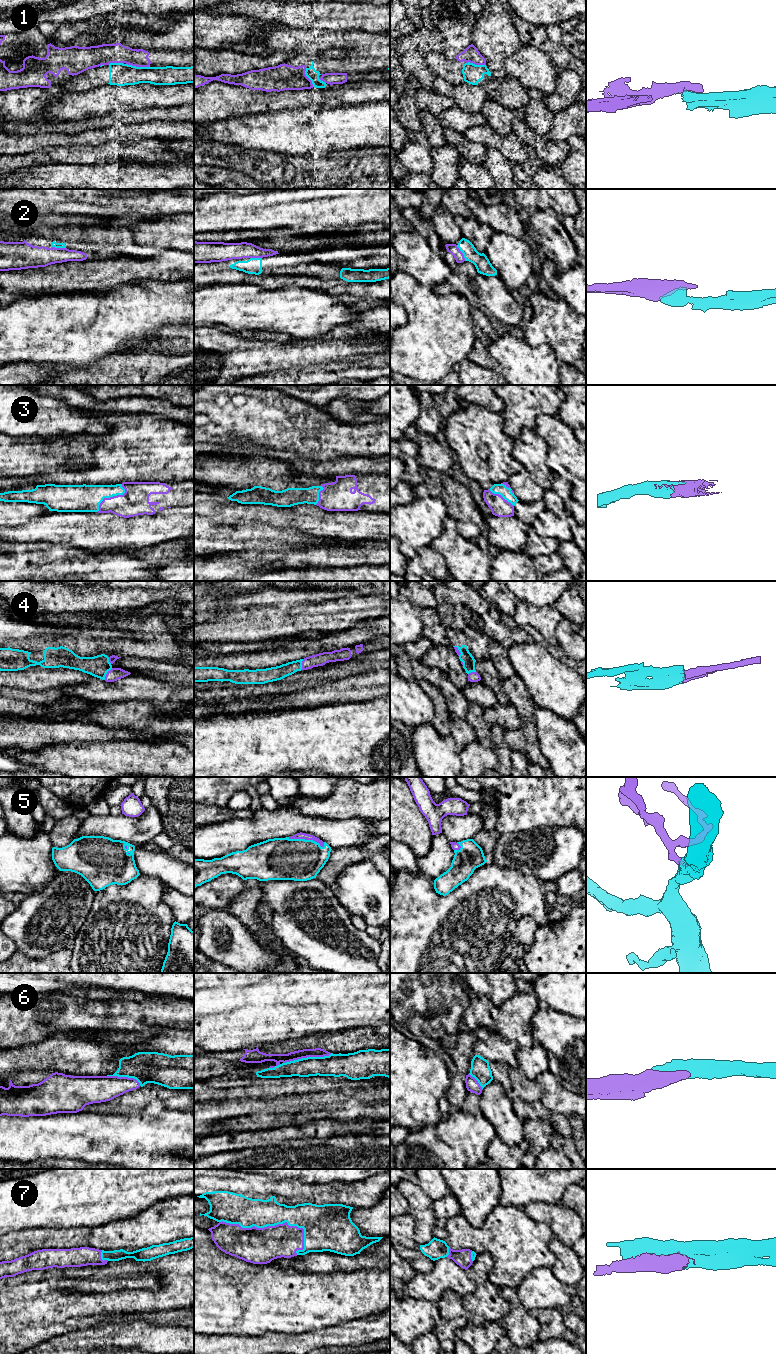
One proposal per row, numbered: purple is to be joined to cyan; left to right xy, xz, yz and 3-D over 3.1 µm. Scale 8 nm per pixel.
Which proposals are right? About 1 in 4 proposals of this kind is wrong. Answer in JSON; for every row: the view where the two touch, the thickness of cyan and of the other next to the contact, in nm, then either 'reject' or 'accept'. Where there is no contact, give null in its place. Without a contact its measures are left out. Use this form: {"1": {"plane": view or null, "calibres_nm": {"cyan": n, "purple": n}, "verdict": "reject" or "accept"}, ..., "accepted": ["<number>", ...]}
{"1": {"plane": "xy", "calibres_nm": {"cyan": 180, "purple": 160}, "verdict": "reject"}, "2": {"plane": "yz", "calibres_nm": {"cyan": 120, "purple": 80}, "verdict": "accept"}, "3": {"plane": "xy", "calibres_nm": {"cyan": 220, "purple": 220}, "verdict": "accept"}, "4": {"plane": "xy", "calibres_nm": {"cyan": 170, "purple": 100}, "verdict": "accept"}, "5": {"plane": "xz", "calibres_nm": {"cyan": 340, "purple": 50}, "verdict": "accept"}, "6": {"plane": "xz", "calibres_nm": {"cyan": 180, "purple": 80}, "verdict": "accept"}, "7": {"plane": "xz", "calibres_nm": {"cyan": 240, "purple": 280}, "verdict": "accept"}, "accepted": ["2", "3", "4", "5", "6", "7"]}

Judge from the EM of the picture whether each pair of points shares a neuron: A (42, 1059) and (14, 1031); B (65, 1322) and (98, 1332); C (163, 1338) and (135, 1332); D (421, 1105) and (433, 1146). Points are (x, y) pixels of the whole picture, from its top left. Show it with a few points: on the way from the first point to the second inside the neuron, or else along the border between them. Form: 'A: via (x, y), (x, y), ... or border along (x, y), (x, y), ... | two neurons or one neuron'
A: border along (49, 1036), (38, 1042), (10, 1048) | two neurons
B: border along (104, 1322), (86, 1328), (75, 1329), (64, 1334) | two neurons
C: via (156, 1338), (142, 1335) | one neuron
D: border along (444, 1116), (436, 1124), (428, 1124), (410, 1132) | two neurons

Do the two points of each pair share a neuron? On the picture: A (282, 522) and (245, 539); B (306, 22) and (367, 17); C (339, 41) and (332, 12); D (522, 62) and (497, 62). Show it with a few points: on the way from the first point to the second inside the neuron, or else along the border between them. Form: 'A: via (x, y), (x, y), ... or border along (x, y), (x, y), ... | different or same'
A: border along (249, 521), (263, 521), (278, 528), (292, 529) | different
B: via (321, 16), (352, 16) | same
C: border along (313, 28), (360, 30) | different
D: border along (520, 45), (517, 50), (505, 59), (503, 68) | different

